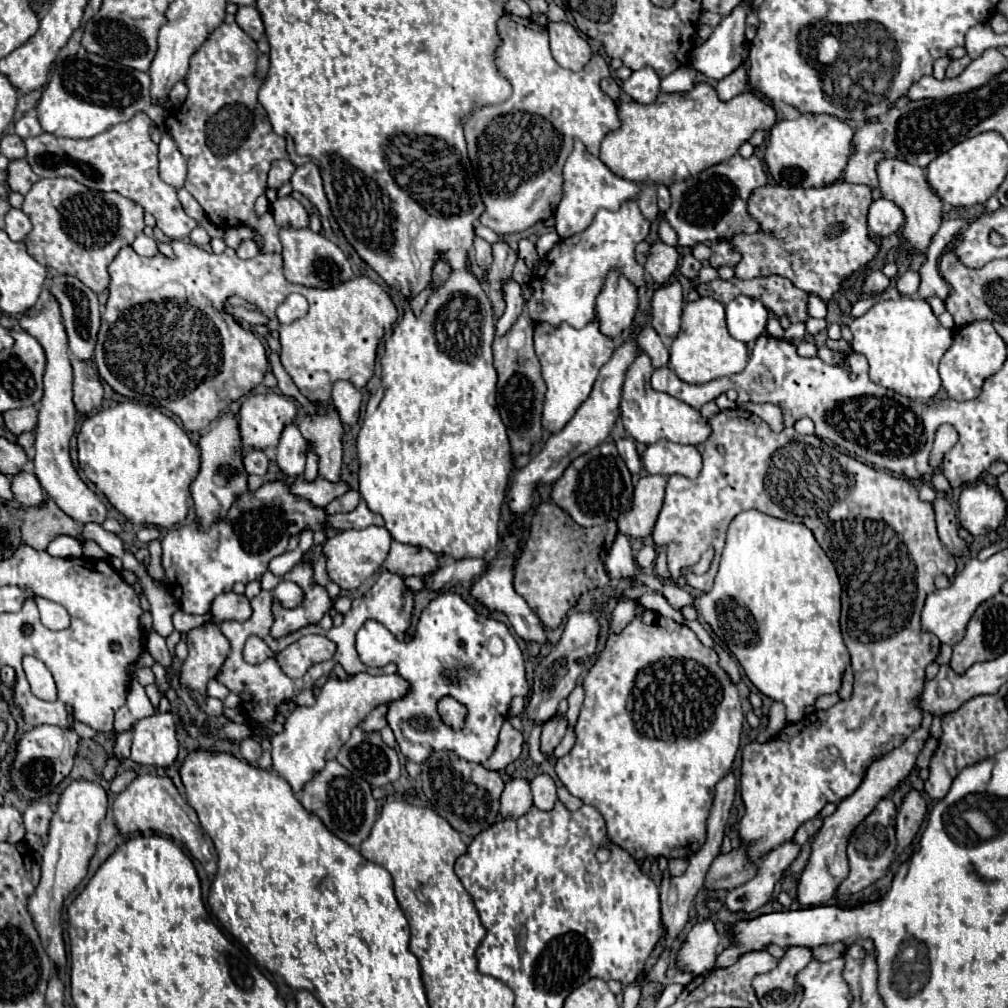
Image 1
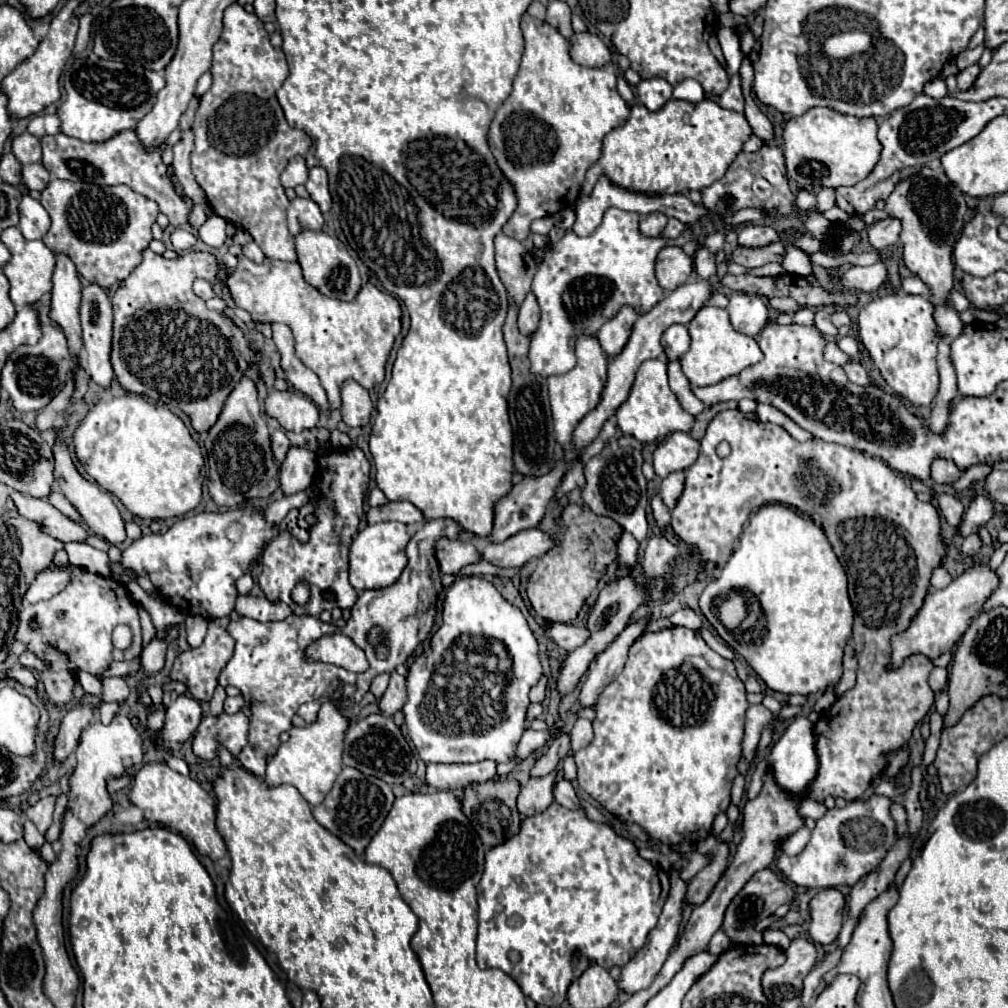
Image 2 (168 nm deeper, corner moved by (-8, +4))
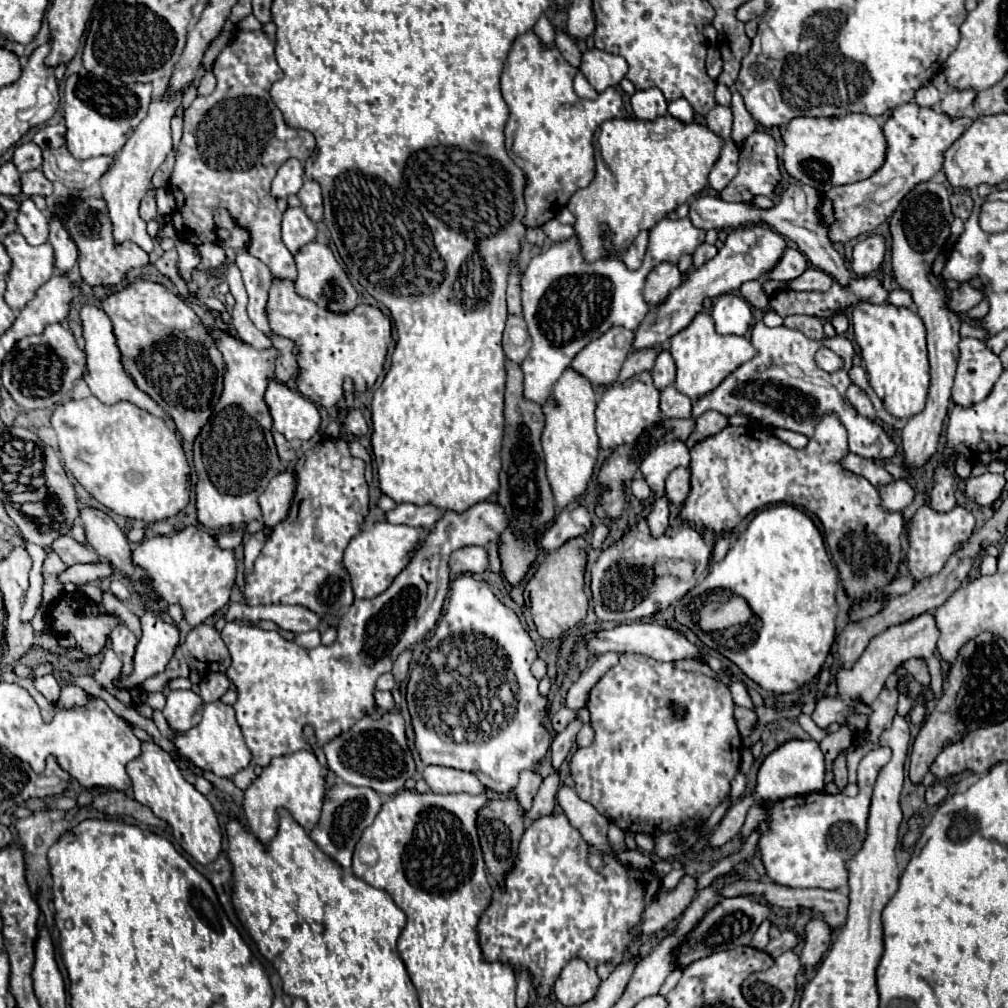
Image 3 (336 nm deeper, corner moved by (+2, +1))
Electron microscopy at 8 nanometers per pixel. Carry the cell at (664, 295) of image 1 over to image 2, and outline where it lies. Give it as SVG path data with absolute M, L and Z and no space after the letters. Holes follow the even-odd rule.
M672 324L662 334L662 346L666 358L680 358L690 346L690 334L684 324Z

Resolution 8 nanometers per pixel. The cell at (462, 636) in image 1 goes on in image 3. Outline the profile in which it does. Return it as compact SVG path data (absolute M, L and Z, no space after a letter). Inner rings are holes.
M472 575L458 577L450 587L448 611L440 617L428 647L422 649L420 659L414 663L412 679L406 689L416 749L422 763L470 771L478 775L486 789L504 795L514 791L522 769L538 771L550 749L552 735L544 727L548 699L540 695L538 679L530 673L530 665L536 657L536 643L520 625L518 615L500 603L484 581Z

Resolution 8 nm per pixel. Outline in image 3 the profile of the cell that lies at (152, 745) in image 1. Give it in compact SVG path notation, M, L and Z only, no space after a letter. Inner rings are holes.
M174 689L166 697L164 717L174 731L188 731L200 723L202 717L202 697L190 689Z

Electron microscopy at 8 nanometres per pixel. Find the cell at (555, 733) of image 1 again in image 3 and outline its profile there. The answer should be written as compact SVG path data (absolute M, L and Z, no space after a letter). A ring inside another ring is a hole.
M522 771L520 773L520 783L516 787L516 799L524 811L532 807L532 799L538 793L538 787L542 783L542 777L532 771Z

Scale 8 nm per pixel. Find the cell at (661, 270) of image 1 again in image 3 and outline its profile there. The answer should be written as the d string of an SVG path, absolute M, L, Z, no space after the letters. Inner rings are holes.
M660 263L648 275L644 287L644 301L650 307L658 307L660 303L666 301L670 291L680 287L680 283L682 283L682 273L678 271L678 267L672 263Z

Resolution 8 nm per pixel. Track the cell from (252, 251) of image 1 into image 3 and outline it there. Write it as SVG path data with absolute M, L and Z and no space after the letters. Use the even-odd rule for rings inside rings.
M238 253L236 265L242 273L246 291L248 291L248 315L252 323L266 335L270 335L270 325L266 319L266 301L268 301L268 289L272 285L272 273L268 265L264 265L260 259L252 257L250 253Z

